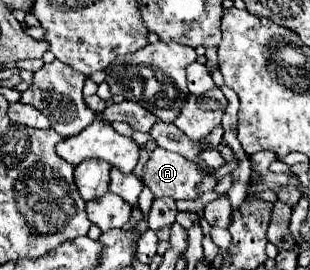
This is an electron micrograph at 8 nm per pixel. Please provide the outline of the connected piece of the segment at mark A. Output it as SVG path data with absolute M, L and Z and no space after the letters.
M155 149L143 167L143 183L155 197L197 199L199 185L207 177L195 161L165 149Z

